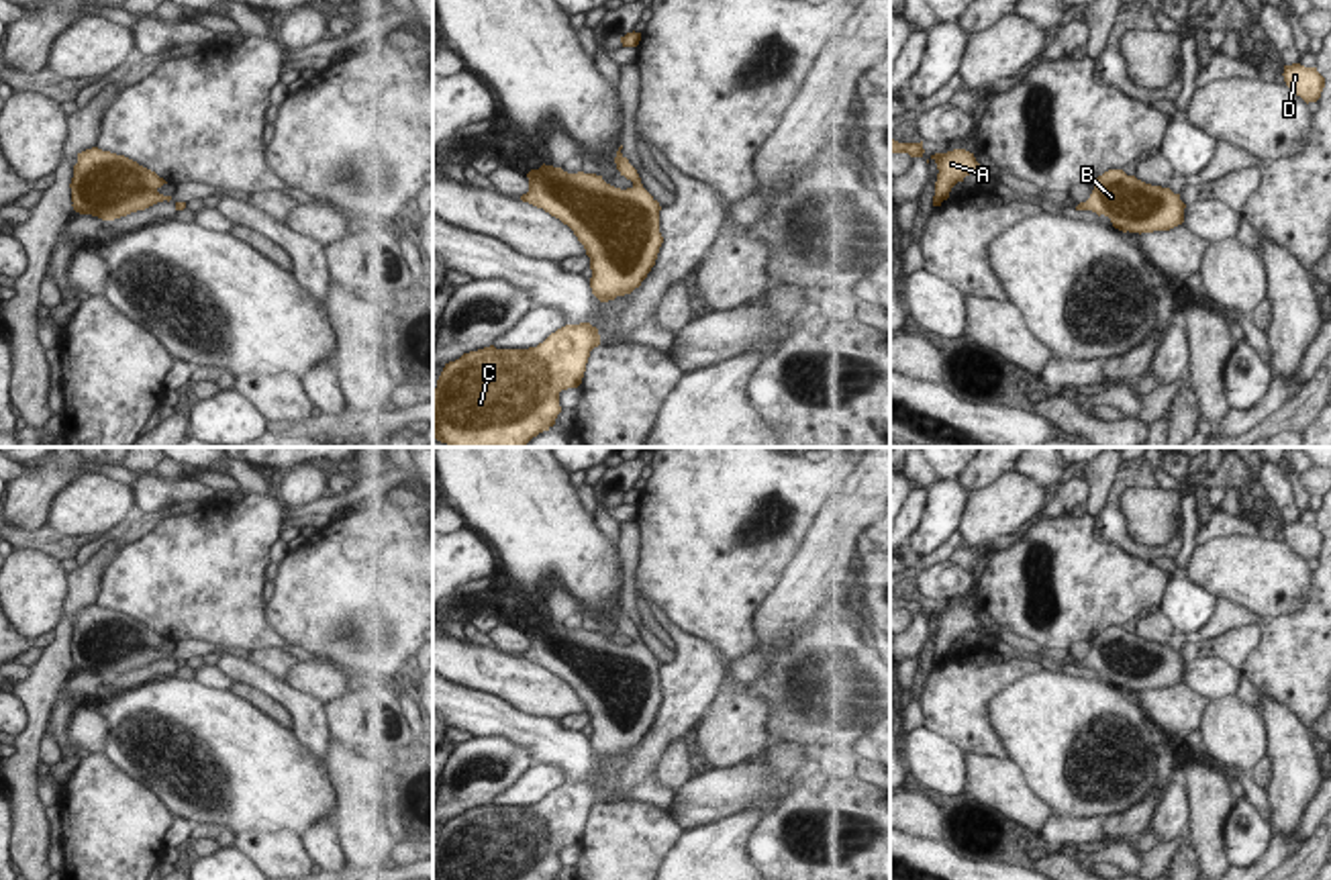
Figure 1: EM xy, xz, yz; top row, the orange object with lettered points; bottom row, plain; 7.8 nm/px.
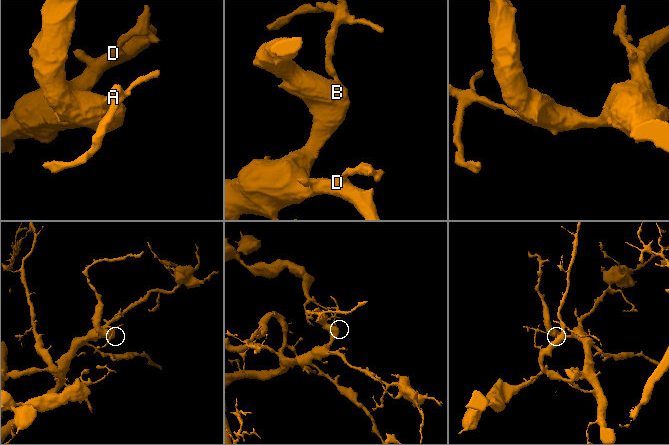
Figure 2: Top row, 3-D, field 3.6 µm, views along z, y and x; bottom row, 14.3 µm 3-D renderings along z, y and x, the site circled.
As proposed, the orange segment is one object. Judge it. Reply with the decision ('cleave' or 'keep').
keep

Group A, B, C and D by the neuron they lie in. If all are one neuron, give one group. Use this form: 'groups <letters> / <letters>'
groups A B C D

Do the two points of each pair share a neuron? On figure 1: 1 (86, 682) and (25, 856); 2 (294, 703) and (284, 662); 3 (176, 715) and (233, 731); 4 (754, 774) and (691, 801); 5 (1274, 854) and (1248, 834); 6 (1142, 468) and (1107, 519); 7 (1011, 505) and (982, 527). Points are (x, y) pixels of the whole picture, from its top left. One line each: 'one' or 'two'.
1: two
2: two
3: one
4: one
5: two
6: one
7: one

